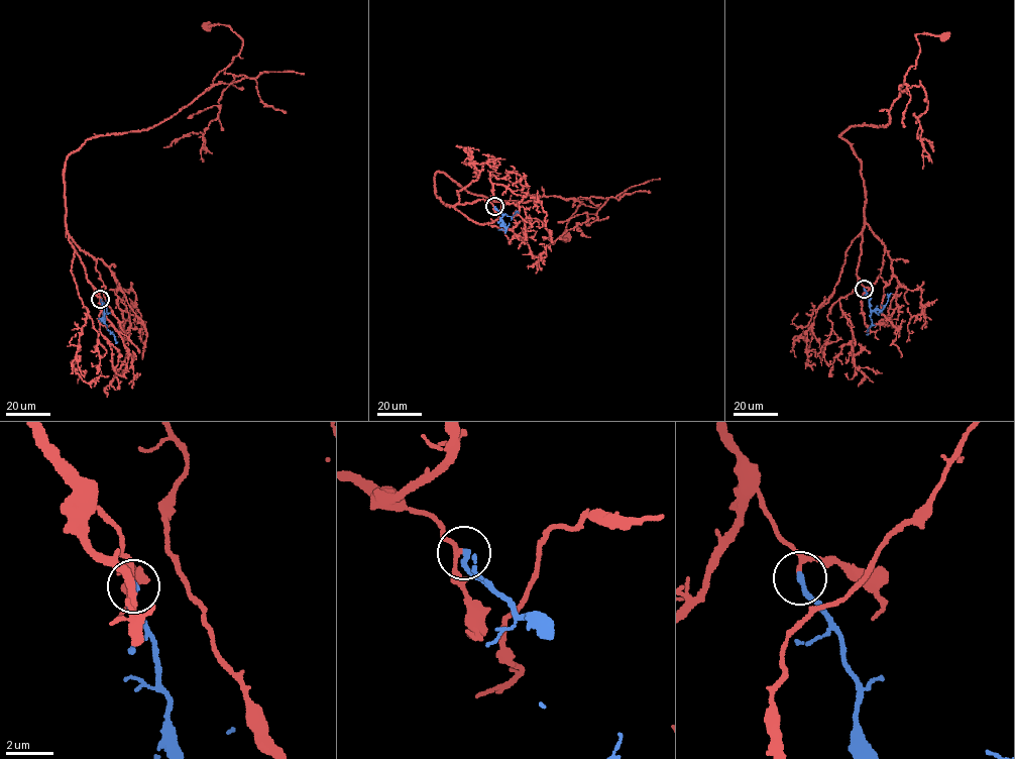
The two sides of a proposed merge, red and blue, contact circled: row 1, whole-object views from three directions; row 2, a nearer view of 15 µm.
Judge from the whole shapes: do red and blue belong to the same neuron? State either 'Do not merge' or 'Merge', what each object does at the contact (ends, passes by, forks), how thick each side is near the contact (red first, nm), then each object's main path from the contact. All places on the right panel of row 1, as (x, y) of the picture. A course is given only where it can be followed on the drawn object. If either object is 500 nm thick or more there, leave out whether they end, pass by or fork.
Merge. At the ring red passes by. At the ring blue ends. Thickness 140 nm (red) against 240 nm. Course of red: (864, 289), (866, 190), (839, 136), (888, 126), (915, 35), (943, 37). Course of blue: (864, 289), (871, 311), (883, 308), (887, 294)

